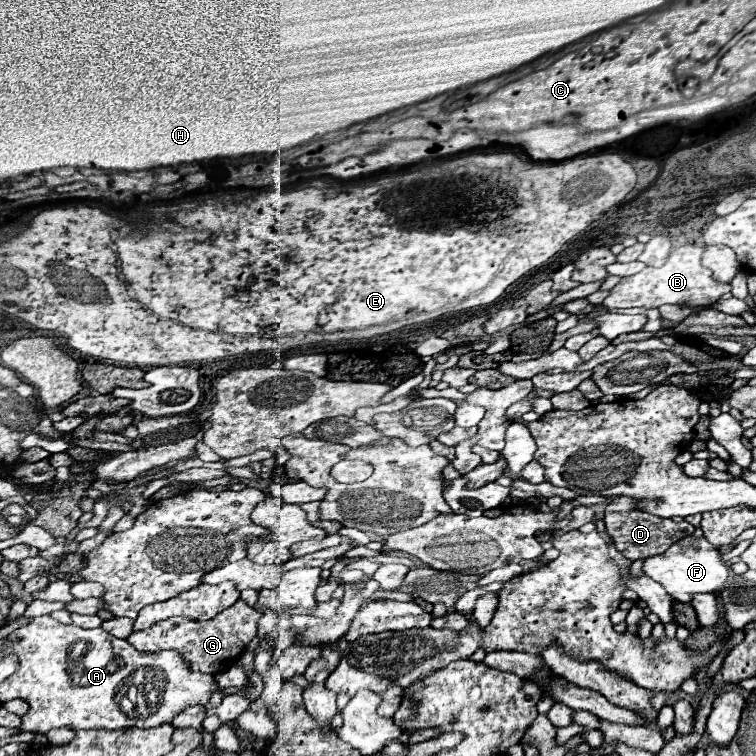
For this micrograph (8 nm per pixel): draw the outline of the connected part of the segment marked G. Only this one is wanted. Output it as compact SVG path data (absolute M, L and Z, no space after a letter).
M238 599L232 607L224 609L210 621L196 621L188 617L168 617L166 621L158 621L150 625L150 629L132 631L128 635L128 643L134 645L138 651L162 651L162 649L176 649L188 661L188 665L200 673L222 673L230 665L234 665L244 647L254 639L258 631L258 619L262 613L254 607L248 607L242 599Z

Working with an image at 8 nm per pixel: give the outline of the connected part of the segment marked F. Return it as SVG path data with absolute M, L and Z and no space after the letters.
M684 537L682 541L674 543L666 553L650 557L644 561L642 571L660 583L670 597L674 597L680 603L688 603L694 593L718 593L730 575L730 567L720 561L720 551L714 549L704 537Z

